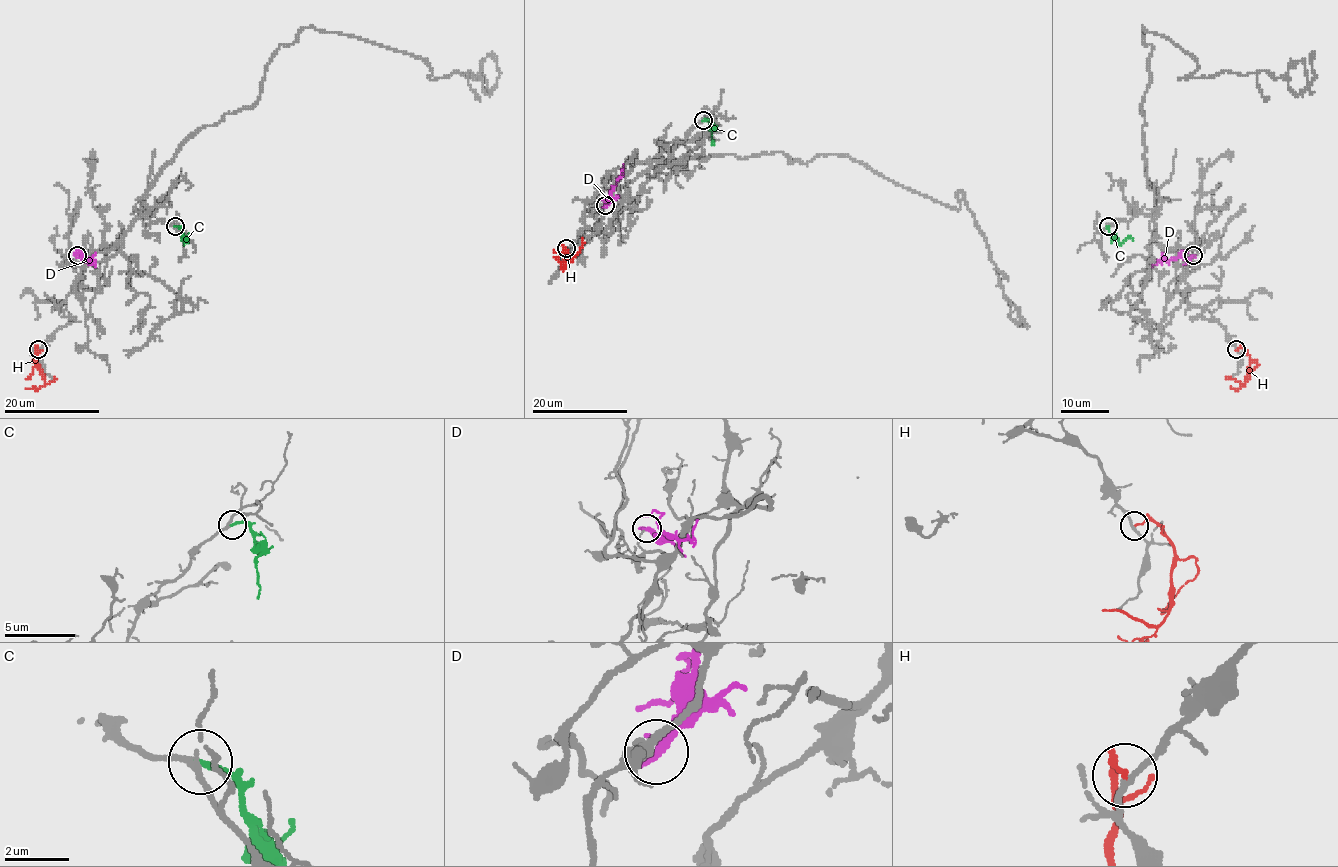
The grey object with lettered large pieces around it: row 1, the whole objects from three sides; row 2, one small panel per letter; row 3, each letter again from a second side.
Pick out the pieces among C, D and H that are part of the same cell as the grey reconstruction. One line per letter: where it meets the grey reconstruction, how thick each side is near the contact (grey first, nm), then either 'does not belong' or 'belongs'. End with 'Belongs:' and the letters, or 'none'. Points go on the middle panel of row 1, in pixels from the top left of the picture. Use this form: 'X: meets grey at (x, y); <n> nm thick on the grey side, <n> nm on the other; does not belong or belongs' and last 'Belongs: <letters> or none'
C: meets grey at (703, 120); 180 nm thick on the grey side, 200 nm on the other; belongs
D: meets grey at (605, 205); 90 nm thick on the grey side, 400 nm on the other; does not belong
H: meets grey at (566, 248); 170 nm thick on the grey side, 130 nm on the other; does not belong
Belongs: C

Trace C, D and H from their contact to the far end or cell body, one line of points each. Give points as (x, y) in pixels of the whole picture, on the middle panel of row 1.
C: (704, 120), (710, 121), (713, 131), (712, 145)
D: (606, 205), (623, 164)
H: (566, 248), (564, 262), (573, 258), (566, 252), (553, 250)

